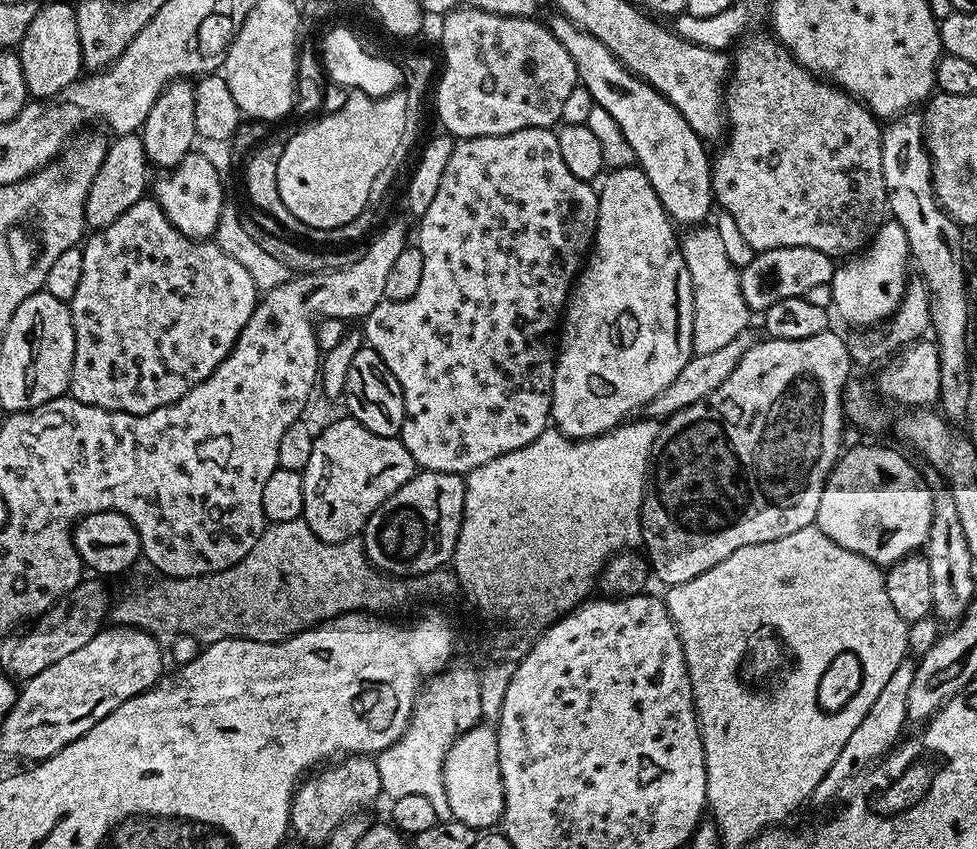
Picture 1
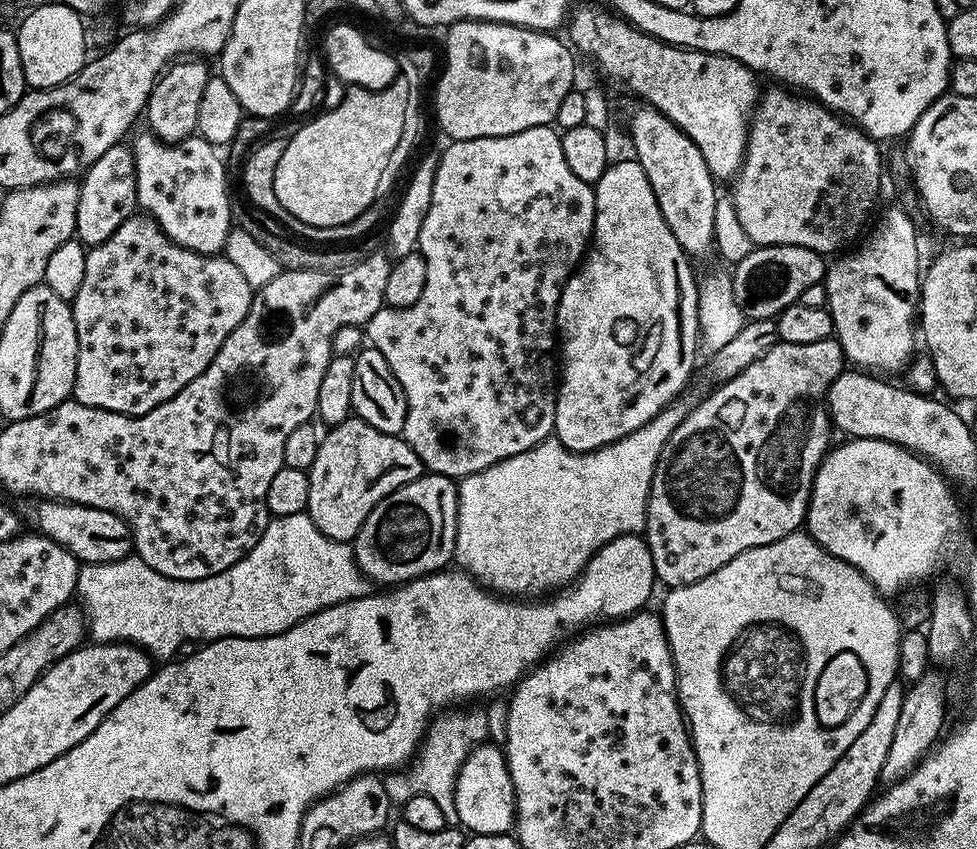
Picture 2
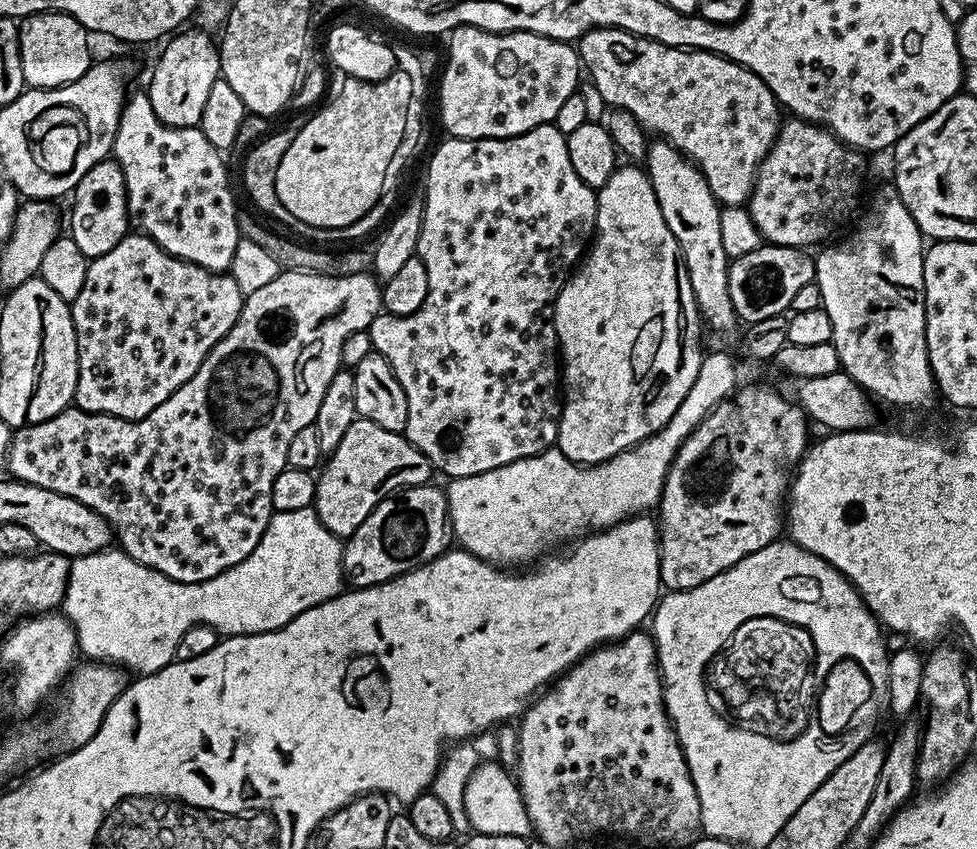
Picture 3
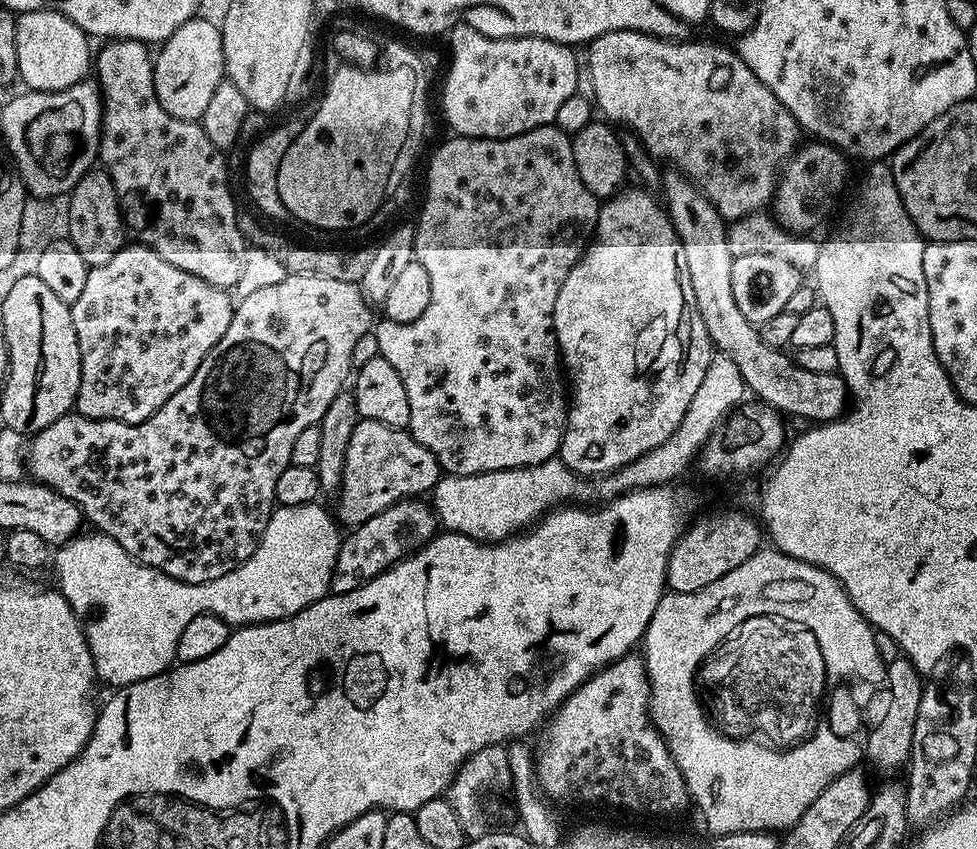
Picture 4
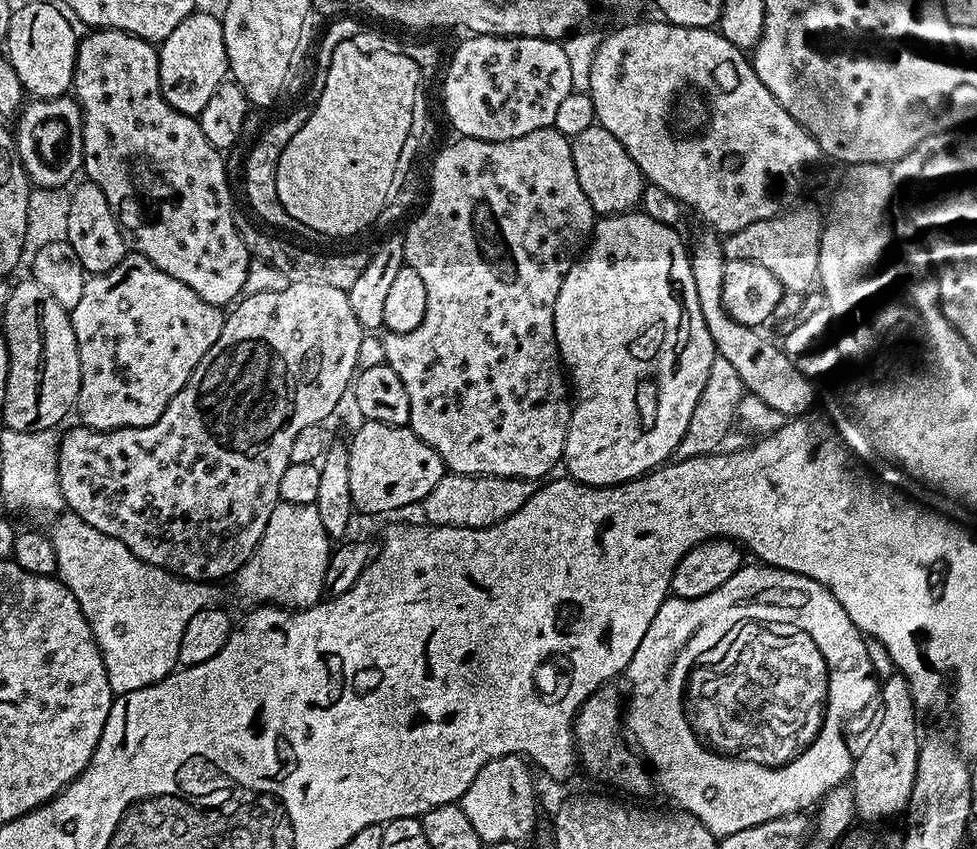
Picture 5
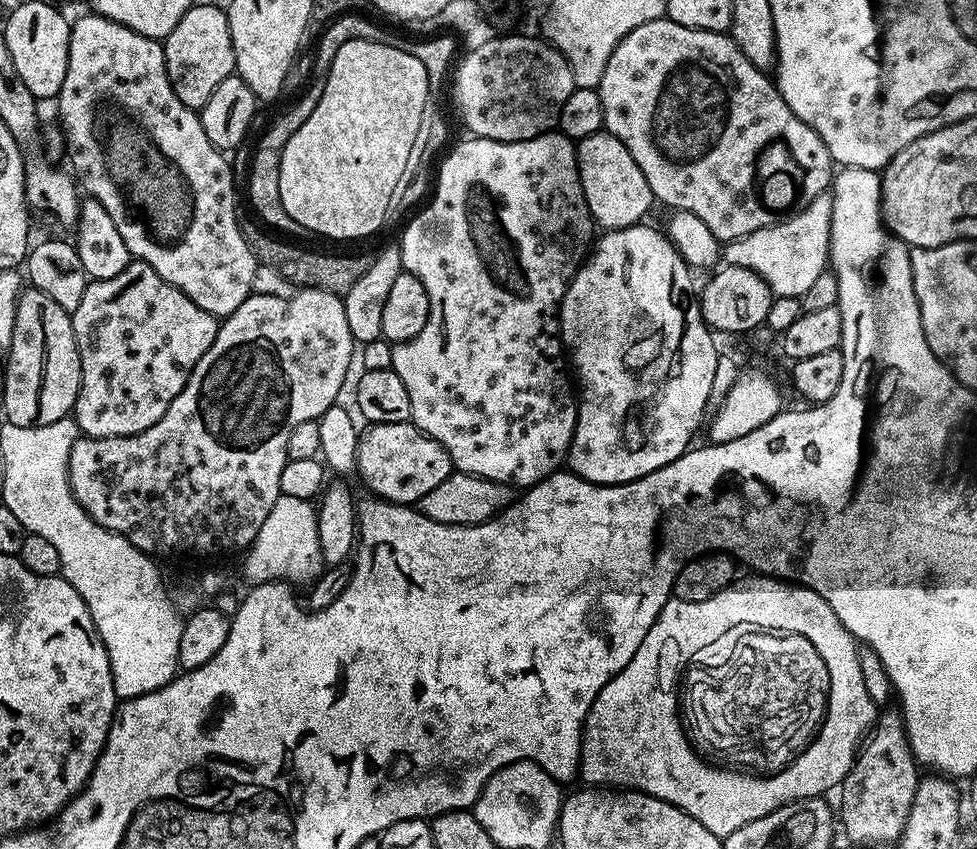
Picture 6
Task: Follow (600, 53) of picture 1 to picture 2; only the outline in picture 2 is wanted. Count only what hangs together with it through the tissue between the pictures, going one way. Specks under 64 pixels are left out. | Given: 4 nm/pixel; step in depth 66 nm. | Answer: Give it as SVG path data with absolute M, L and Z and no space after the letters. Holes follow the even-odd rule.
M640 106L632 116L632 148L634 159L646 170L646 178L650 178L650 186L654 190L654 198L658 198L658 206L662 210L662 218L666 218L666 226L678 238L682 250L689 257L704 256L713 251L714 245L714 206L718 199L717 181L712 179L710 170L706 166L706 158L702 158L702 150L694 146L694 142L670 118L666 118L657 108Z

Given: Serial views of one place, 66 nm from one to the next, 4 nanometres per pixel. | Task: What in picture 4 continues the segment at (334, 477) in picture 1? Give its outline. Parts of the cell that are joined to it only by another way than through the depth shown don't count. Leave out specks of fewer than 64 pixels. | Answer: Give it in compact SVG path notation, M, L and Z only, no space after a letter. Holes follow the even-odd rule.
M357 419L350 434L350 446L346 446L344 473L338 489L340 501L334 507L335 515L341 525L365 524L374 518L374 514L397 504L399 500L420 498L431 493L441 475L442 469L434 454L419 444L411 432L391 428L382 422Z

